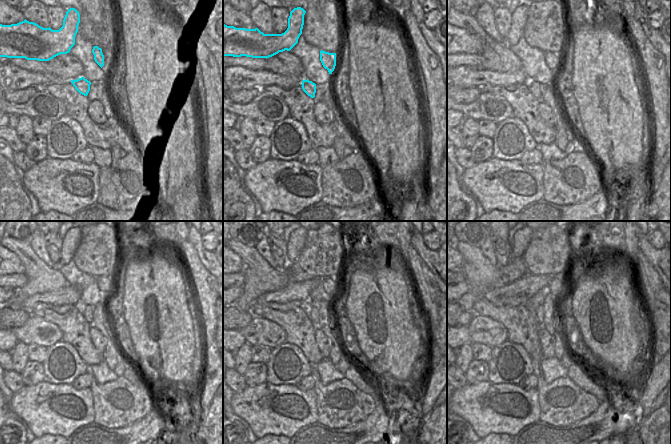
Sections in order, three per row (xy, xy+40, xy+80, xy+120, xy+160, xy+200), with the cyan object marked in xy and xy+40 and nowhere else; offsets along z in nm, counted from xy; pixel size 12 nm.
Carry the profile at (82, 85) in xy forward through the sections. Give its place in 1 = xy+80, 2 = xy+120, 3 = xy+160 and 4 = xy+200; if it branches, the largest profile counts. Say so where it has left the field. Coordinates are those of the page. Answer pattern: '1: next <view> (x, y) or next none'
1: next xy+80 (534, 87)
2: next xy+120 (87, 310)
3: next xy+160 (312, 311)
4: next xy+200 (539, 312)

